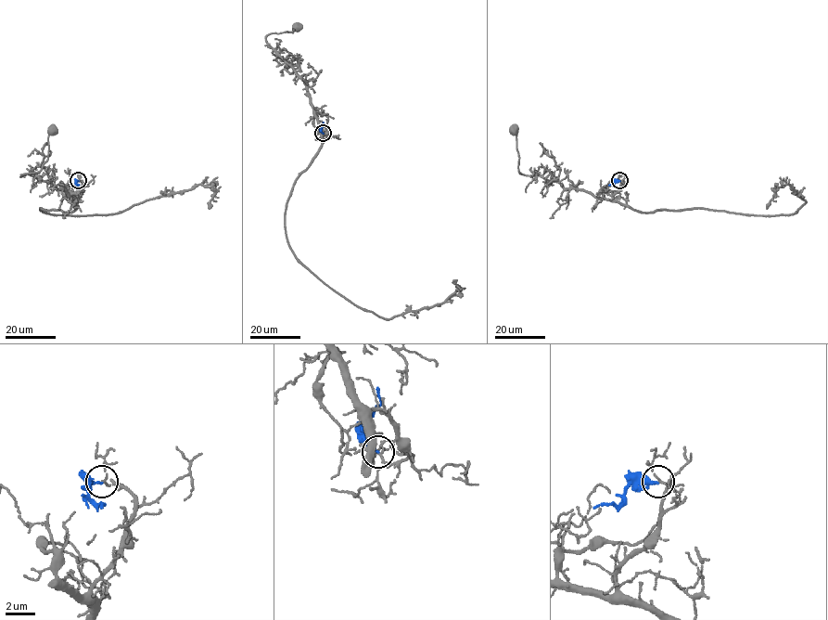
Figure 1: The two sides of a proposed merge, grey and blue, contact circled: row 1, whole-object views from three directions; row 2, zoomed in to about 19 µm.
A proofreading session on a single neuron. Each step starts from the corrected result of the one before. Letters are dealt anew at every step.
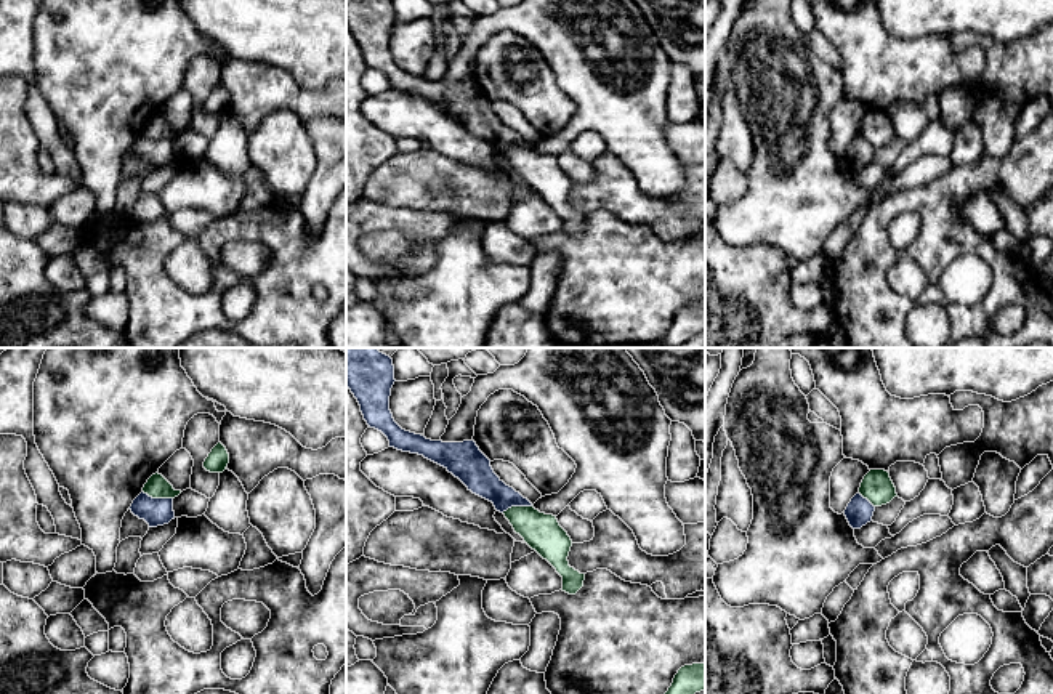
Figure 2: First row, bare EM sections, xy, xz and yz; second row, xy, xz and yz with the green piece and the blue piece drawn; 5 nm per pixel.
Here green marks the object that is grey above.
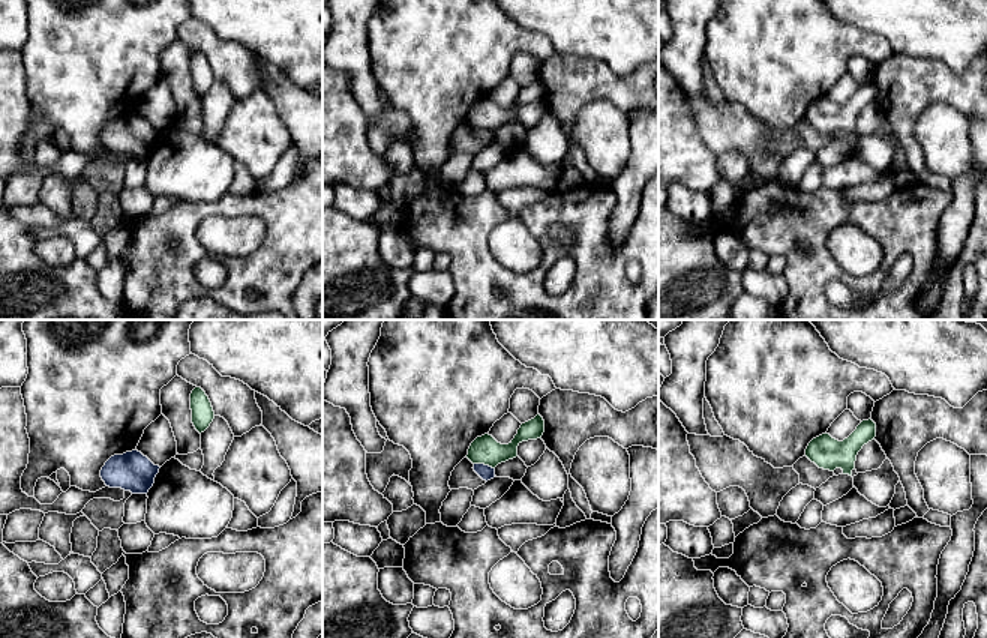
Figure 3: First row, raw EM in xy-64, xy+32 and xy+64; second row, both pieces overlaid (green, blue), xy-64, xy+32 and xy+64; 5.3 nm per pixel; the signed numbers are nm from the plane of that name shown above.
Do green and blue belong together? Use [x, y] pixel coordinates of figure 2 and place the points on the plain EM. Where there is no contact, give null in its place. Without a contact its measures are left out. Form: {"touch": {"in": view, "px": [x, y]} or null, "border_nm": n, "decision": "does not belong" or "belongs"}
{"touch": {"in": "xy", "px": [157, 138]}, "border_nm": 160, "decision": "does not belong"}

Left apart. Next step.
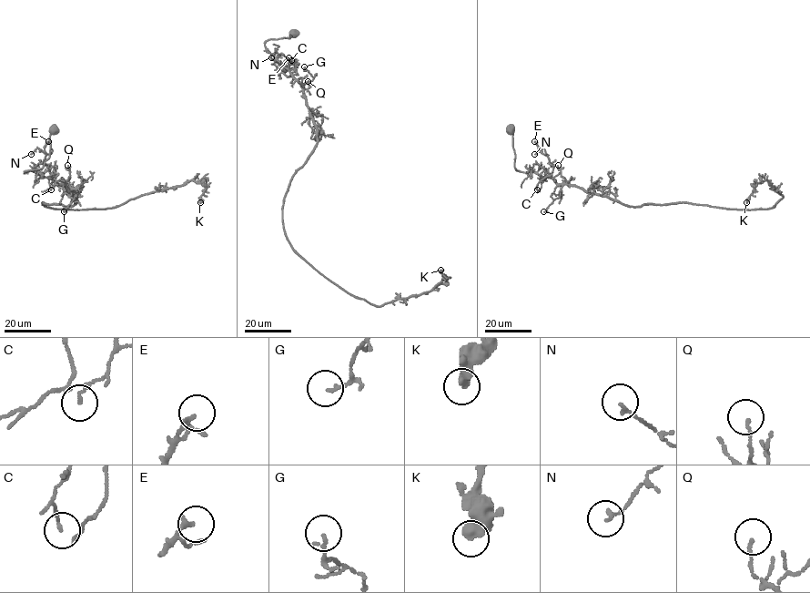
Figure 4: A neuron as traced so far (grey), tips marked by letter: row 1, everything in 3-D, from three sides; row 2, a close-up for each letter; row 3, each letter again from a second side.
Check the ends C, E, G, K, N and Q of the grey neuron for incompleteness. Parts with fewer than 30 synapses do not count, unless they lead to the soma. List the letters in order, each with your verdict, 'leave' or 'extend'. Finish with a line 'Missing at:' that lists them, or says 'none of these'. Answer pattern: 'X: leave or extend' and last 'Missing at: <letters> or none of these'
C: leave
E: leave
G: leave
K: leave
N: leave
Q: leave
Missing at: none of these

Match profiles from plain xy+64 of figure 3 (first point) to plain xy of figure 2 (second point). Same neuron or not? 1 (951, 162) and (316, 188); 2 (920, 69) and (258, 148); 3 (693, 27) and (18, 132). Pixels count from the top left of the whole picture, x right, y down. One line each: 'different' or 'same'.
1: different
2: different
3: different

